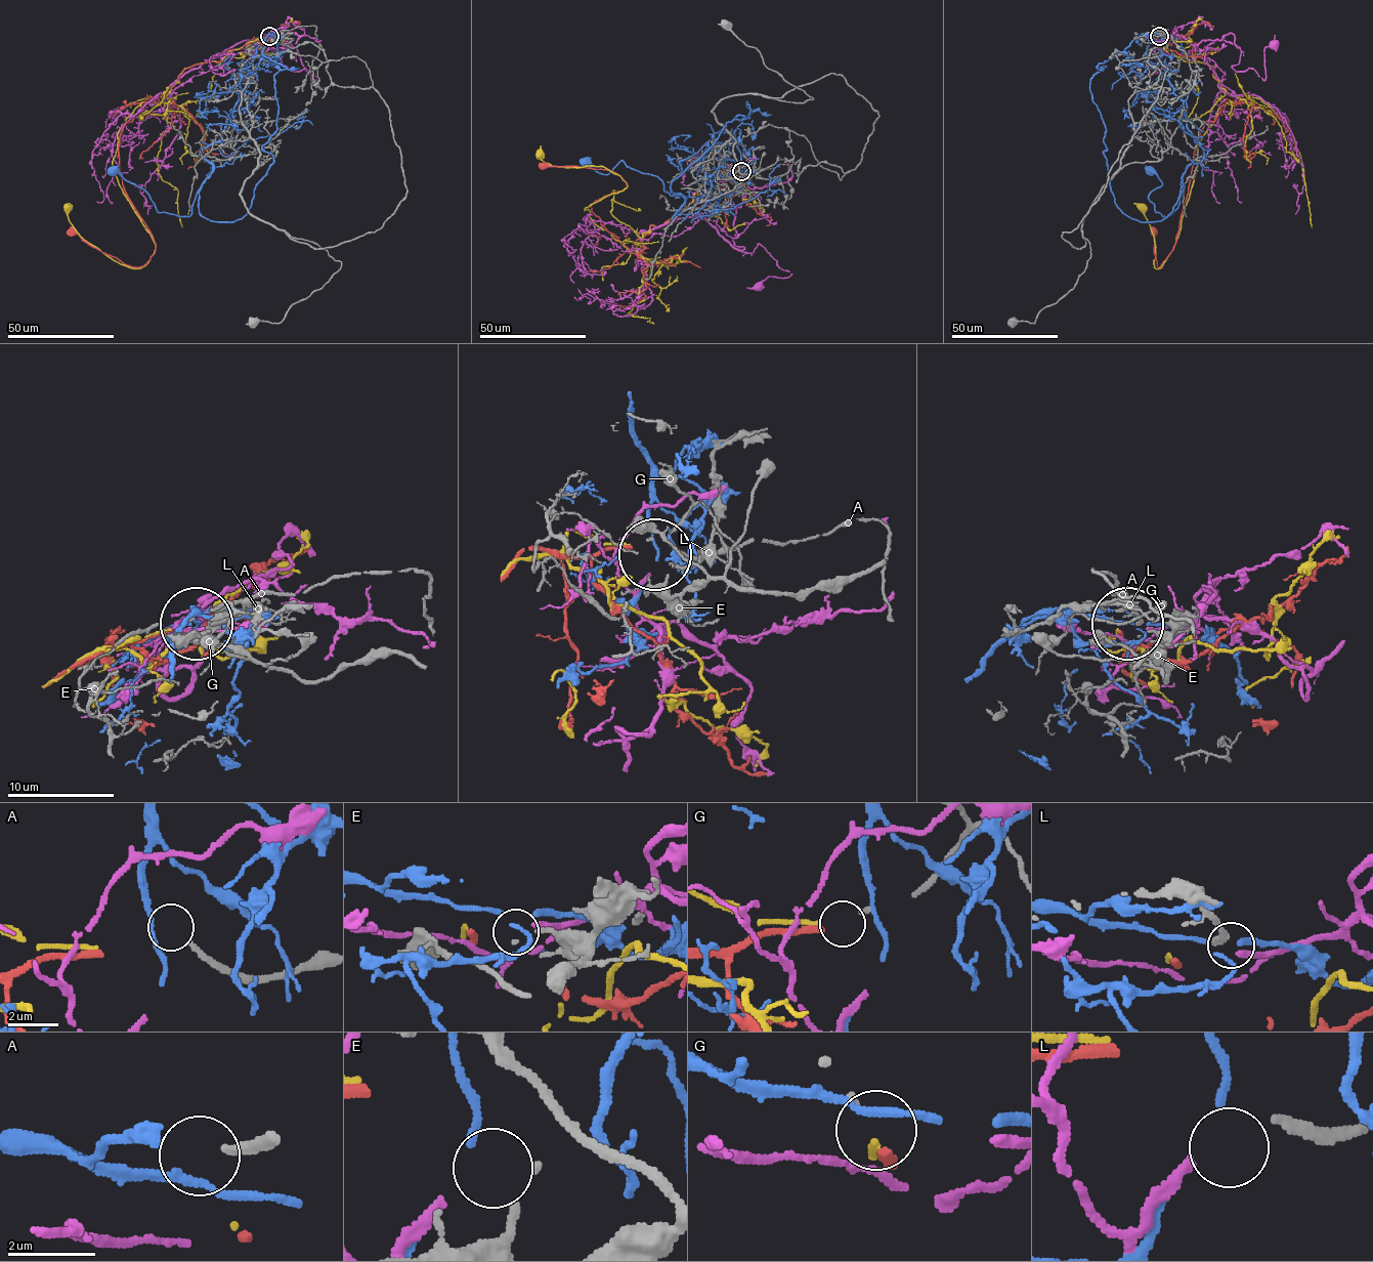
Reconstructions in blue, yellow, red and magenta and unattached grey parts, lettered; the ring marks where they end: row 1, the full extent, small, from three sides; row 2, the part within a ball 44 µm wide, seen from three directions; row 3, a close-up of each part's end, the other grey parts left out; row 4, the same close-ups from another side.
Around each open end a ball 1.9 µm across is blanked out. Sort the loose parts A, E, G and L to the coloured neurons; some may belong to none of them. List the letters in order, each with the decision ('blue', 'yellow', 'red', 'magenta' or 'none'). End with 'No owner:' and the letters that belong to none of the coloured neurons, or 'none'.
A: blue
E: none
G: yellow
L: magenta
No owner: E

